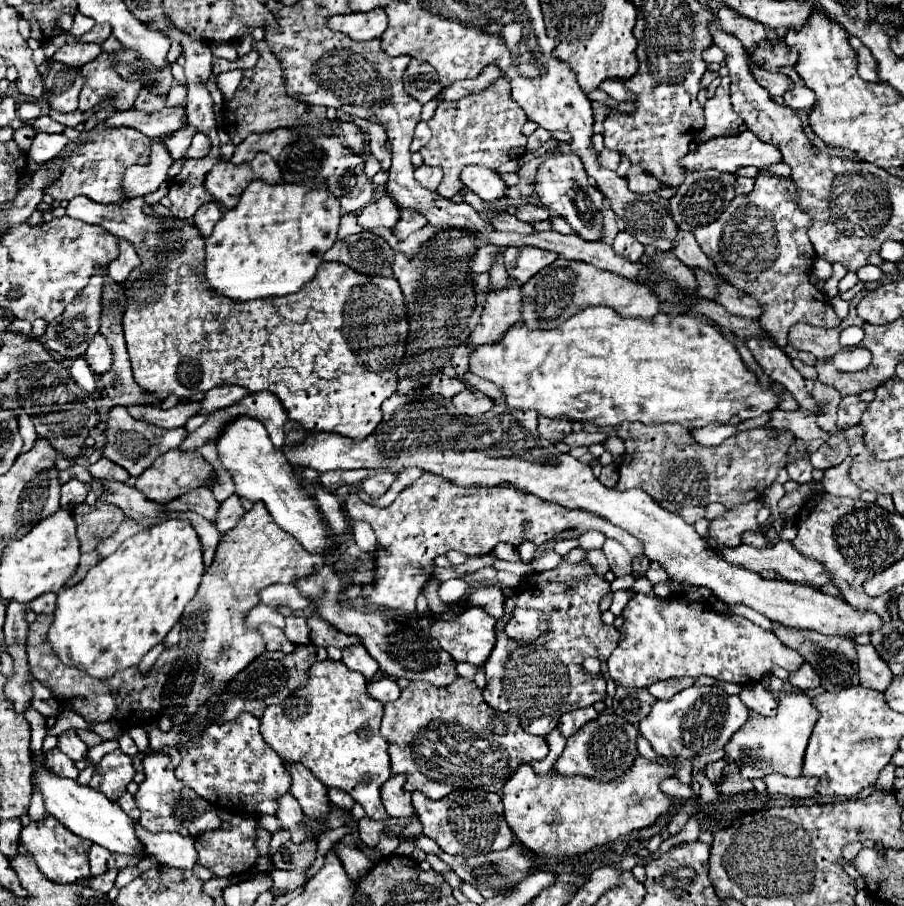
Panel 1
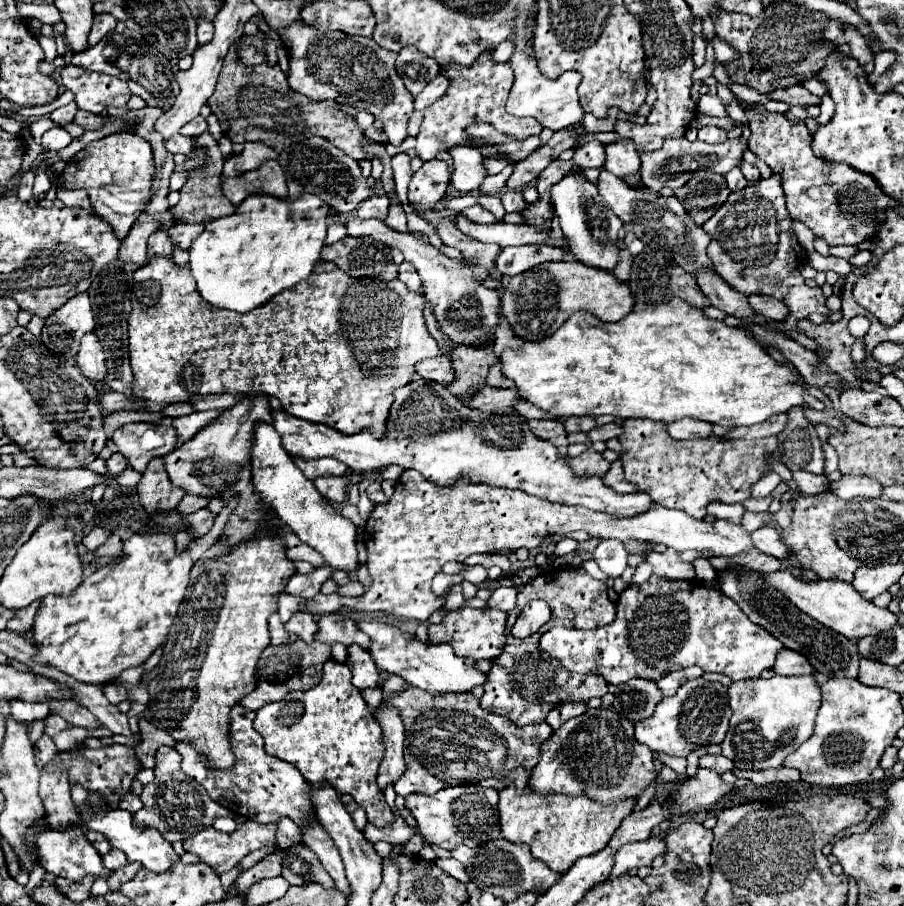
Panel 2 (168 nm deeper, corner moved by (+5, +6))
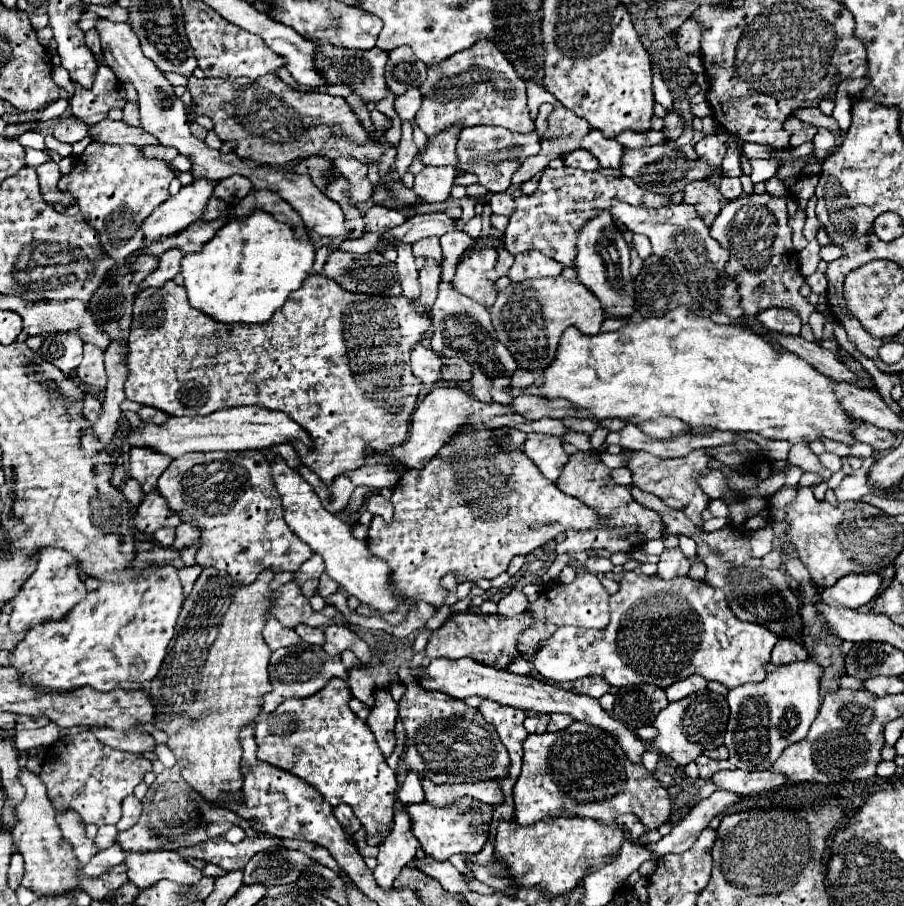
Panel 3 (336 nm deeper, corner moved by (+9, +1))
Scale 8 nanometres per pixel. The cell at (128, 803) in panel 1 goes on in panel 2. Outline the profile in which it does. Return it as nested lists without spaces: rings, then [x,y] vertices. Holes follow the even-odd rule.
[[[128,793],[128,795],[120,801],[120,809],[128,809],[128,811],[134,815],[136,811],[140,811],[140,809],[142,809],[142,801],[140,801],[140,797],[138,797],[138,795]]]

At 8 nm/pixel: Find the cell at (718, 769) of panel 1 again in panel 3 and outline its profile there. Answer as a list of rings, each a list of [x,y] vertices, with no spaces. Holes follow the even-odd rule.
[[[698,756],[696,764],[698,764],[698,772],[700,772],[702,780],[710,780],[716,772],[732,768],[732,764],[728,760],[712,760],[708,756]]]

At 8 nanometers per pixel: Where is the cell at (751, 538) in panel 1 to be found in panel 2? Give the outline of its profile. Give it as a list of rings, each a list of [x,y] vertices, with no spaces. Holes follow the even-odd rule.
[[[760,527],[752,533],[752,543],[758,547],[762,553],[772,555],[776,559],[786,559],[790,555],[790,549],[782,543],[780,531],[774,527]]]

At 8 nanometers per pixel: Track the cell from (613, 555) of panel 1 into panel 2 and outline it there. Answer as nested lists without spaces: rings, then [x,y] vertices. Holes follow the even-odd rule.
[[[600,541],[600,545],[594,549],[594,561],[608,577],[620,577],[626,569],[626,557],[628,551],[620,541]]]

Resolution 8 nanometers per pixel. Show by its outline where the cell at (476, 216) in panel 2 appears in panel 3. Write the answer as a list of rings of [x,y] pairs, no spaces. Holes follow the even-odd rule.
[[[432,212],[432,214],[416,214],[412,218],[408,218],[402,226],[396,226],[392,230],[388,230],[386,234],[382,234],[382,238],[390,244],[394,244],[396,240],[400,242],[416,242],[420,238],[428,238],[428,236],[442,236],[446,232],[454,232],[458,230],[458,222],[450,218],[446,212]]]

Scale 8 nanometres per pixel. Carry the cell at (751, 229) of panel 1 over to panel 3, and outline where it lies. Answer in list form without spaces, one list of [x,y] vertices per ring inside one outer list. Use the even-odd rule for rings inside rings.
[[[744,194],[738,200],[730,200],[726,208],[716,216],[714,224],[710,226],[712,238],[720,242],[724,250],[728,250],[730,260],[724,266],[728,278],[738,284],[740,290],[740,308],[744,314],[756,316],[764,308],[788,308],[802,318],[802,332],[804,340],[818,342],[808,326],[808,316],[816,310],[798,290],[804,282],[796,250],[792,246],[792,230],[788,228],[788,212],[786,212],[786,198],[764,194]]]

